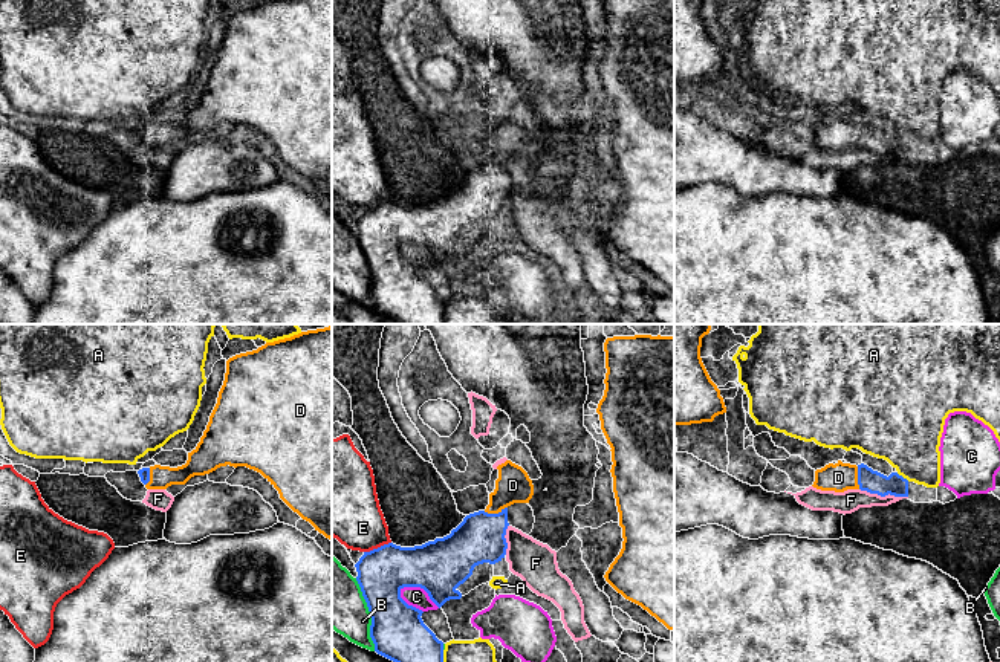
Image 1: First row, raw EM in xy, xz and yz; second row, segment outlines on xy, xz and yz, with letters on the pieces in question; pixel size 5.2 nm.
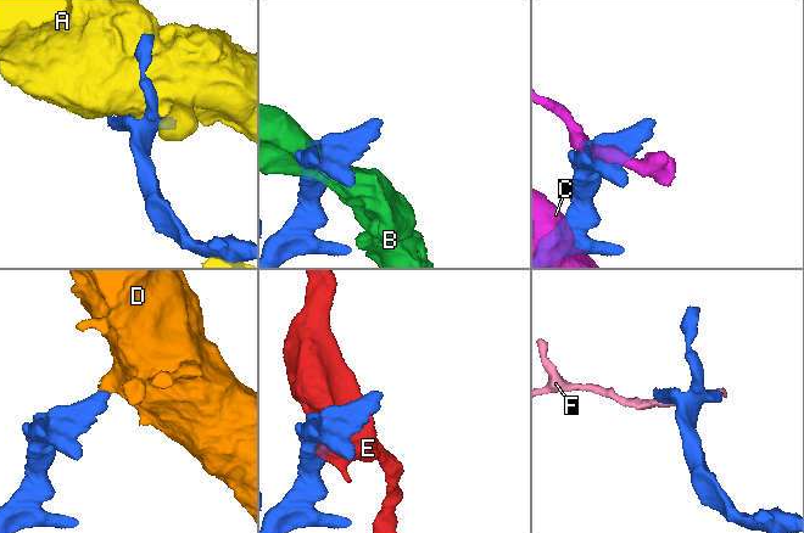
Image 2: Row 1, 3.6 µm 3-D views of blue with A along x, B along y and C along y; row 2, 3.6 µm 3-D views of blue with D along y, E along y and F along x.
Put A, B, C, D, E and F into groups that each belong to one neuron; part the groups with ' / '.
A / B / C / D / E / F

